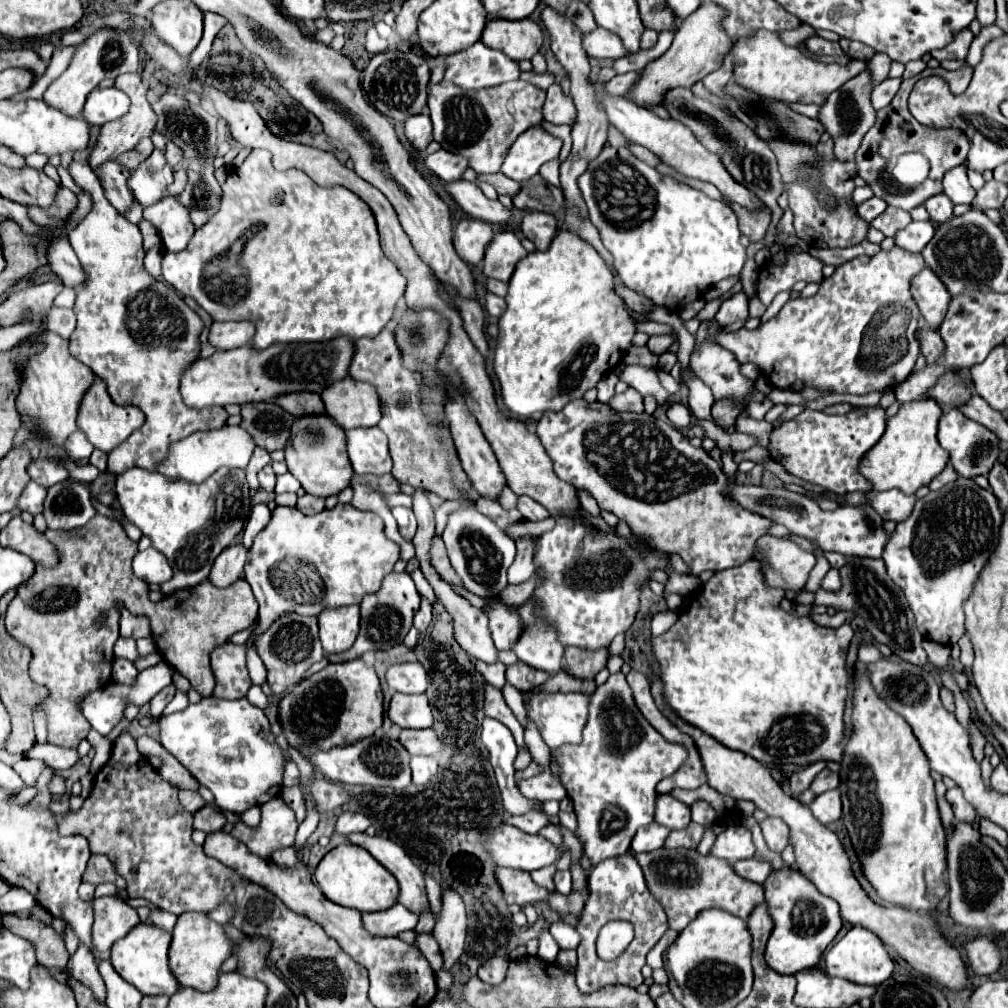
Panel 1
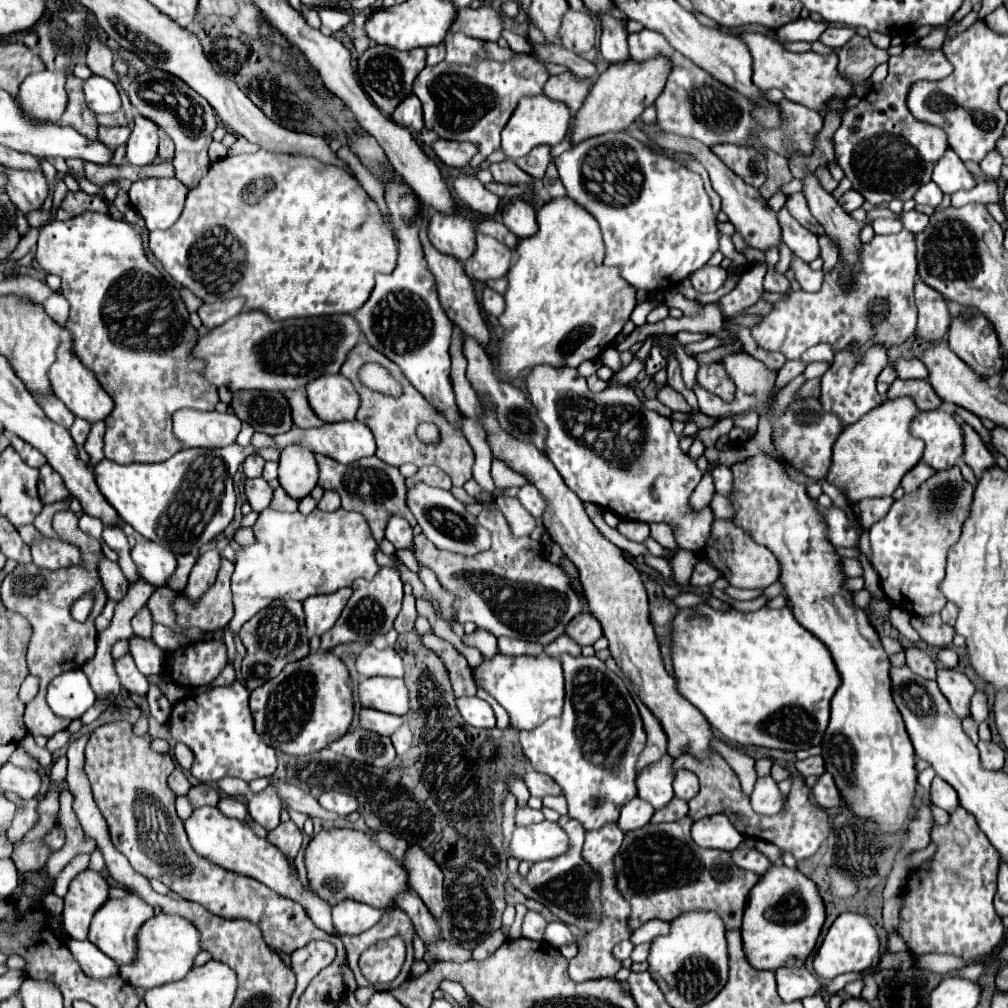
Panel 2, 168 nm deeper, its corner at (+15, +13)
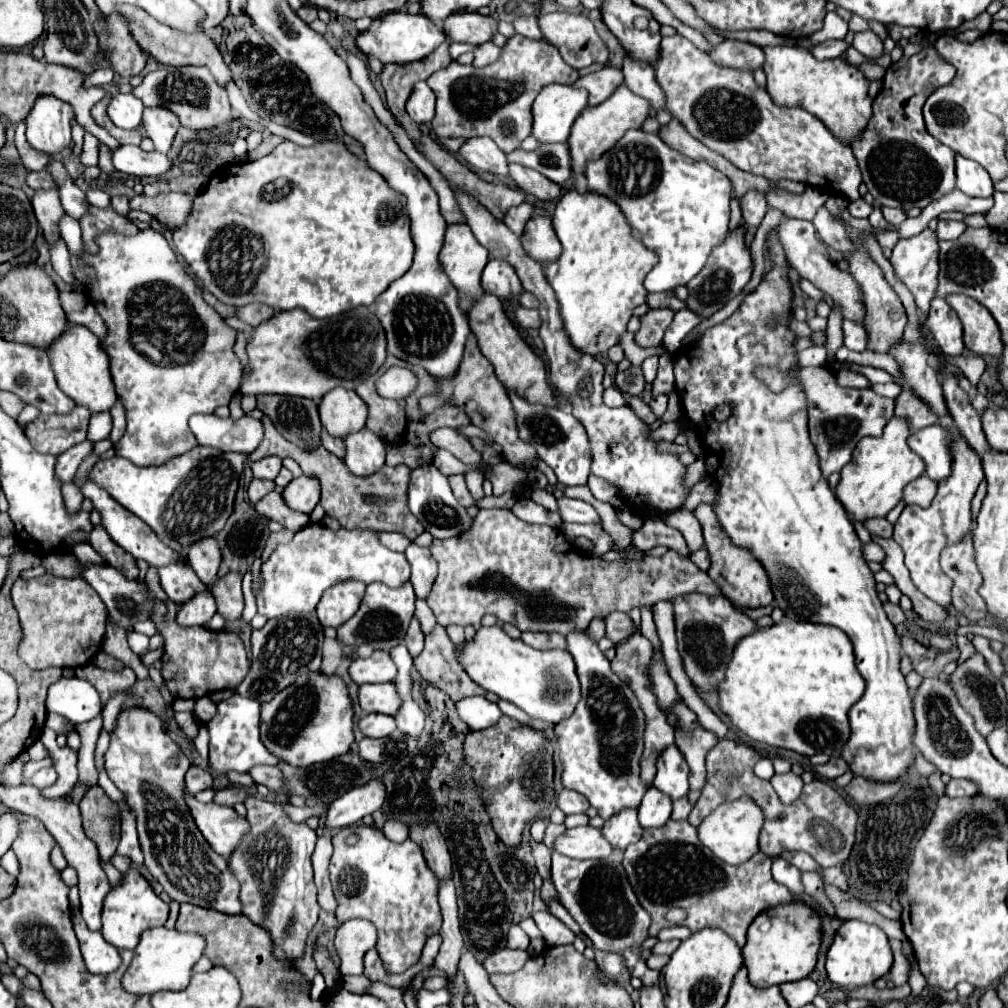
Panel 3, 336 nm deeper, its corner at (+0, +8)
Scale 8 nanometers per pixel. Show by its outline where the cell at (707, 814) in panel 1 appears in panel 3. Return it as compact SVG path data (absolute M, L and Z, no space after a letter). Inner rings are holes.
M683 700L675 704L675 714L679 716L683 728L675 732L675 746L685 756L691 772L689 772L689 786L691 790L701 790L705 784L705 756L717 744L717 736L711 730L705 730L697 716L685 706Z

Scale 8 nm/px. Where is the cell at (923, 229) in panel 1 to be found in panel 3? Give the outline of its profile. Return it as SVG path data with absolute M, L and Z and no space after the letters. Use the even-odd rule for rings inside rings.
M939 220L937 226L937 236L939 240L955 240L959 234L967 230L965 222L955 222L955 220Z

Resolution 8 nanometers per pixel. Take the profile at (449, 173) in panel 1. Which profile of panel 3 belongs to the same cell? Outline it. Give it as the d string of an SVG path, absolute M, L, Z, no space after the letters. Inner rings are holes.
M471 138L461 146L459 154L471 168L479 172L509 176L507 154L491 138Z

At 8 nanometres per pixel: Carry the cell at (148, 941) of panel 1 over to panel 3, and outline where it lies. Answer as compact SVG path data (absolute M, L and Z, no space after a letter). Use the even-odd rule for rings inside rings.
M129 868L123 874L123 880L119 882L119 886L113 886L109 890L109 894L105 896L101 934L115 948L133 950L137 946L137 942L139 942L141 932L151 928L151 926L165 924L167 914L169 914L169 906L153 892L151 884L141 876L141 872L137 868Z

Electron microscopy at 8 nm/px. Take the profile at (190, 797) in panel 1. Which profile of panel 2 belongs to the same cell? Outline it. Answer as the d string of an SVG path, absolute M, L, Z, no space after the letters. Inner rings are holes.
M176 769L170 777L168 777L168 787L180 797L180 795L186 795L188 793L188 789L192 787L190 783L188 783L188 779L184 777L184 773L180 771L180 769Z

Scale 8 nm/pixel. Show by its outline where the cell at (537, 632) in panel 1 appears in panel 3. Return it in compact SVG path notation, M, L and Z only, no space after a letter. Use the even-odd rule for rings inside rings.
M479 510L479 514L475 516L475 522L471 526L469 532L465 532L463 536L455 536L451 540L435 540L433 546L431 546L431 556L437 560L439 564L439 576L433 584L433 590L431 590L431 596L427 598L427 604L429 608L435 612L437 616L437 622L441 626L449 626L449 624L459 624L459 626L467 626L467 624L473 624L477 626L481 622L481 618L485 614L495 614L501 622L509 622L513 626L517 626L519 630L529 630L529 632L559 632L563 636L571 634L573 630L583 630L589 626L589 622L595 618L595 616L607 616L615 610L621 610L621 612L629 612L633 606L653 606L655 602L659 600L669 600L673 596L681 596L681 594L691 594L691 592L701 592L701 594L707 594L707 596L719 596L721 591L713 580L707 576L707 572L701 572L689 558L681 558L677 552L669 550L665 556L643 556L641 560L629 560L629 562L603 562L599 558L589 558L585 554L581 554L569 540L565 544L565 536L563 532L559 532L557 528L551 528L551 526L539 526L539 524L529 524L529 522L523 522L519 520L511 510Z

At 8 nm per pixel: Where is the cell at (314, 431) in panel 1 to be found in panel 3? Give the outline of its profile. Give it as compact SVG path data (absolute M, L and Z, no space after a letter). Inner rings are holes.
M299 476L299 478L293 478L285 490L283 490L283 500L287 504L287 508L291 510L297 510L297 512L305 512L305 514L311 514L313 508L317 506L319 502L319 482L311 476Z

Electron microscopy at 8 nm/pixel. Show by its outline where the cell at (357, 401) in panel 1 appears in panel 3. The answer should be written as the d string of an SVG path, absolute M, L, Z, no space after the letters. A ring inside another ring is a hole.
M333 388L319 402L319 414L323 428L331 436L345 438L351 432L359 432L359 428L365 428L367 406L357 396L357 392Z

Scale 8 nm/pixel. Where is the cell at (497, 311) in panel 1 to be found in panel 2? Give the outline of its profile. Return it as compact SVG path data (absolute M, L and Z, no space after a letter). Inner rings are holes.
M486 287L484 293L482 293L482 305L484 305L484 309L486 309L488 313L492 313L494 317L500 315L500 311L504 311L504 299L502 299L502 295L496 293L496 291L490 289L490 287Z

